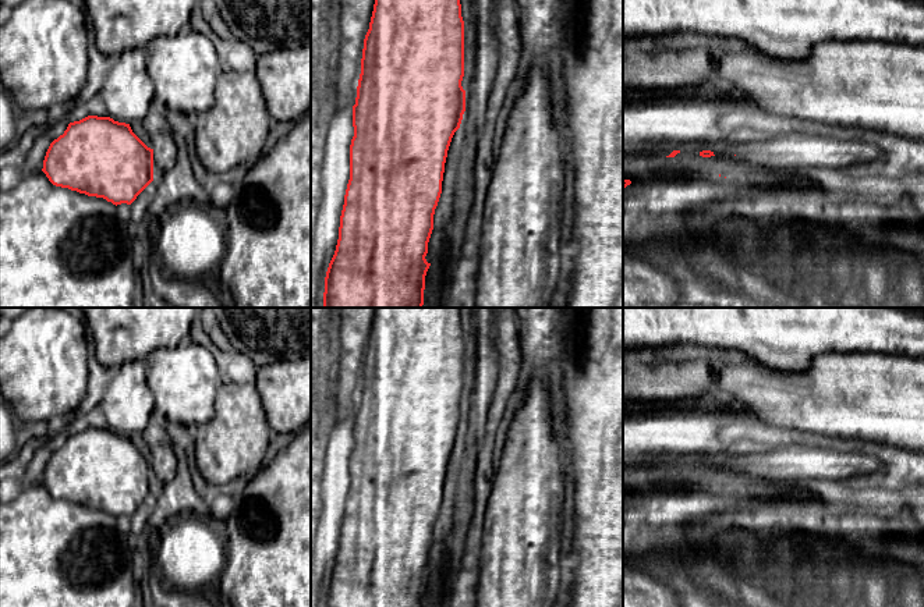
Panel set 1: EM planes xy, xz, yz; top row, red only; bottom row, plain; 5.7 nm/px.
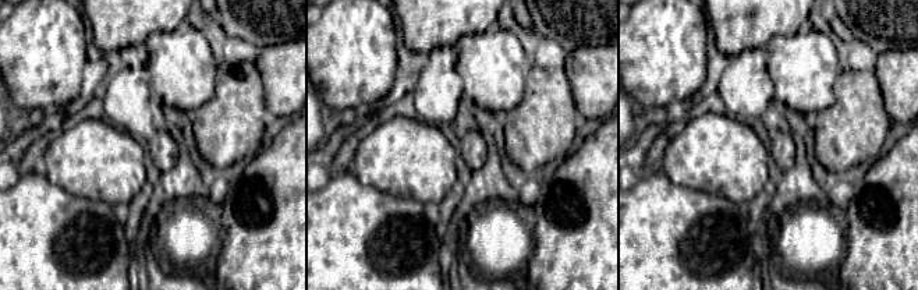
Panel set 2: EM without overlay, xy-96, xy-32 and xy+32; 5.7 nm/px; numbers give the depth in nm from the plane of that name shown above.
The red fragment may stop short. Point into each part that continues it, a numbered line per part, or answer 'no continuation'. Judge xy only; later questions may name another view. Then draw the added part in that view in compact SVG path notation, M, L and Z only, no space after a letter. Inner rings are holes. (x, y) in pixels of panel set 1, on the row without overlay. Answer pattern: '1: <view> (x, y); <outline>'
no continuation

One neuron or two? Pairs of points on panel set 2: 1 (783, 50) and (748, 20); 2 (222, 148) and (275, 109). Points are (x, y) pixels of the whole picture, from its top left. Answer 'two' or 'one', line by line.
1: two
2: two

